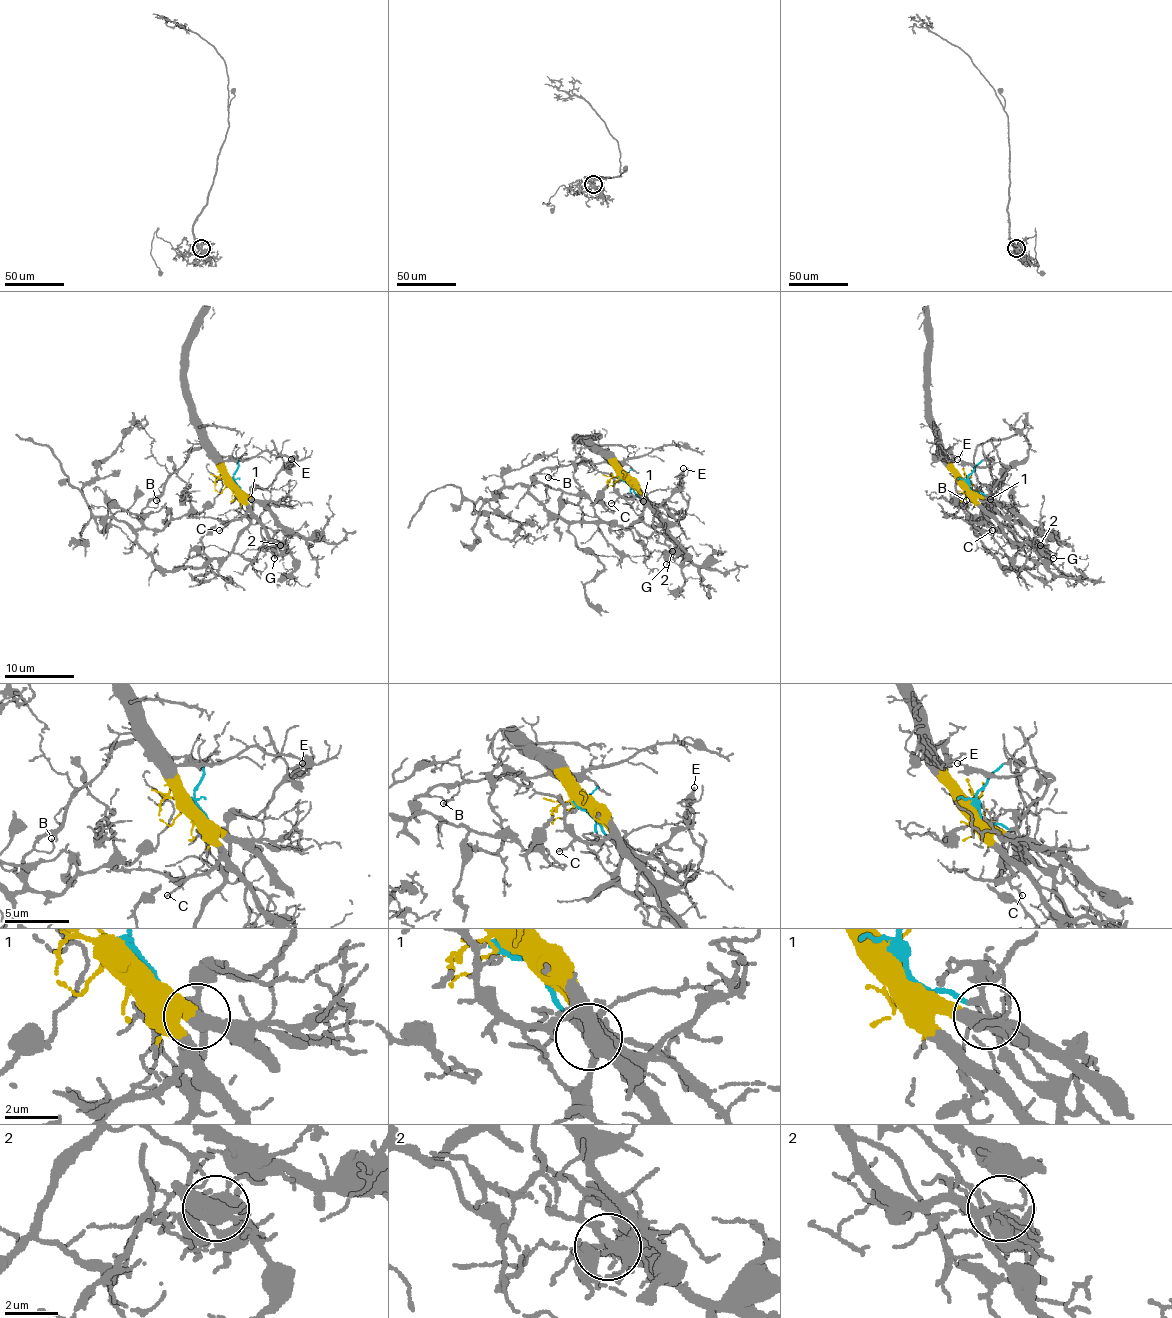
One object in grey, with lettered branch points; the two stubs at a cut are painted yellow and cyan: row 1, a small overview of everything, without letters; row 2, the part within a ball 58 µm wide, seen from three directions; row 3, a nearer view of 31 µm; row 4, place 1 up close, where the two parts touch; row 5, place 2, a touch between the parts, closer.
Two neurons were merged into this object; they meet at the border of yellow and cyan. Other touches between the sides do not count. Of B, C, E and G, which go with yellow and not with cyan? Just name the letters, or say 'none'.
C, G

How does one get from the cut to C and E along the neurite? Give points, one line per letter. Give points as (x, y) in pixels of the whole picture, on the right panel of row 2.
C: (967, 482), (969, 496), (983, 512), (992, 531)
E: (967, 482), (974, 491), (988, 494), (1007, 467), (997, 462), (981, 467), (964, 465), (957, 460)

